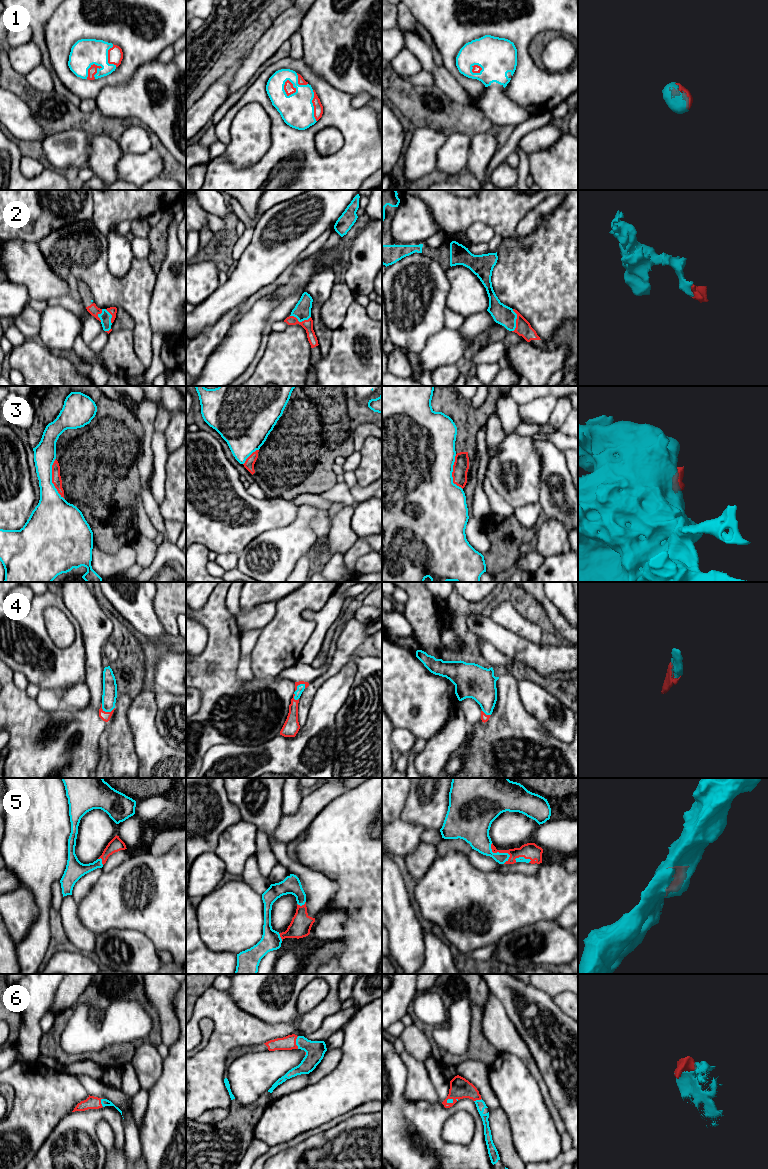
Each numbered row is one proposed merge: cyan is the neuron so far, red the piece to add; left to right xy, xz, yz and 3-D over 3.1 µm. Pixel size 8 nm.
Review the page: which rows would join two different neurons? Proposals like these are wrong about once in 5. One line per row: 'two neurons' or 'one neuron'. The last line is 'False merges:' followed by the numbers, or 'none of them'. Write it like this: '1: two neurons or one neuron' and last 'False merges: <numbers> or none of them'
1: one neuron
2: one neuron
3: two neurons
4: one neuron
5: one neuron
6: one neuron
False merges: 3

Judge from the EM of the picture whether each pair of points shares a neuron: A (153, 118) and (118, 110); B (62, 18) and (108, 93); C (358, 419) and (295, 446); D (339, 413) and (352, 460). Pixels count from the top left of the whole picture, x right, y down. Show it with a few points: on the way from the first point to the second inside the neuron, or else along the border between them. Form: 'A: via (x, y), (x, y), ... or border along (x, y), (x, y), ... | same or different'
A: via (144, 110), (127, 110) | same
B: border along (127, 81), (122, 84), (106, 84), (94, 98) | different
C: via (342, 419), (319, 419), (318, 423), (311, 430) | same
D: border along (354, 450), (345, 457) | different

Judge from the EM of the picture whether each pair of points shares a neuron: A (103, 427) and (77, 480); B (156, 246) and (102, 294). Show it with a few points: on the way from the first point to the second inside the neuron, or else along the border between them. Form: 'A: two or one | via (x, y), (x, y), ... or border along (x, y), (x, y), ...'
A: one | via (103, 440), (103, 453), (90, 467)
B: two | border along (146, 258), (155, 272)

